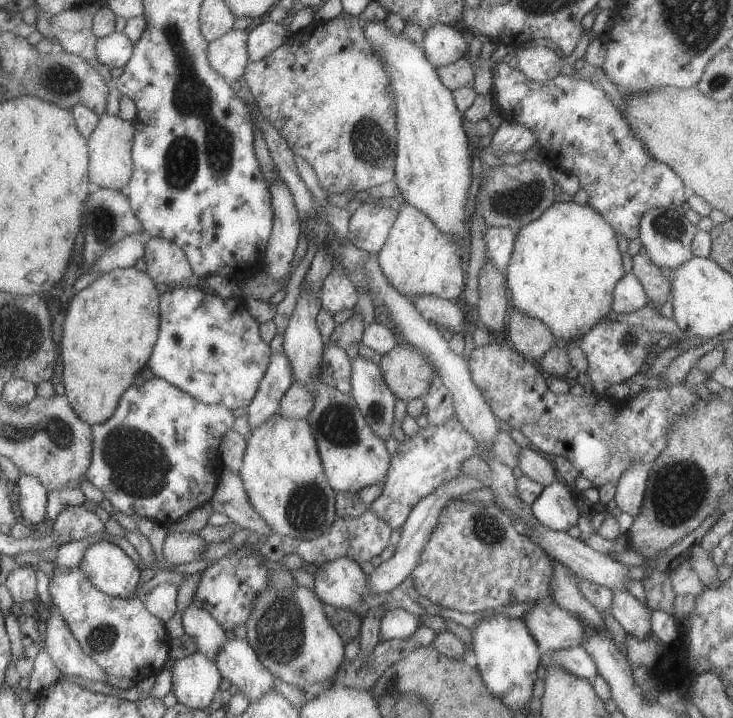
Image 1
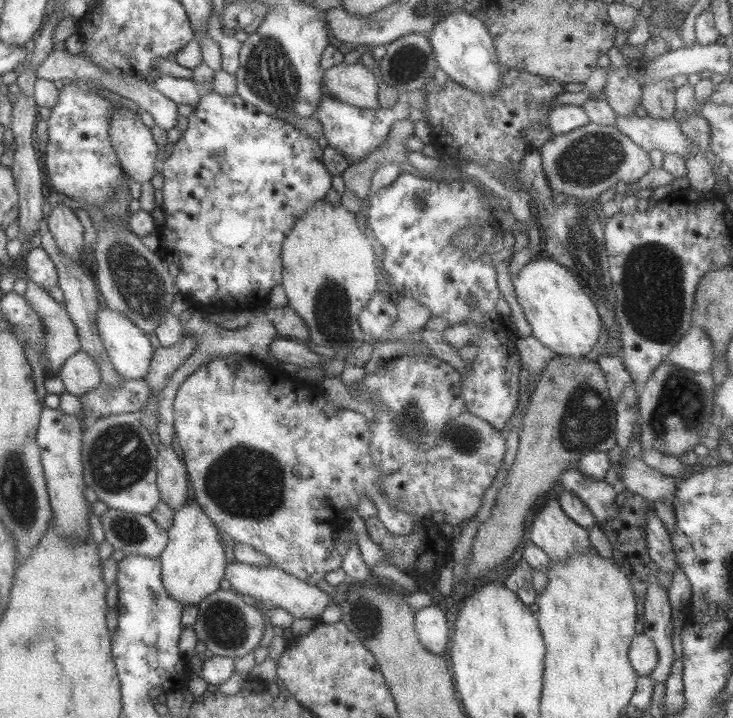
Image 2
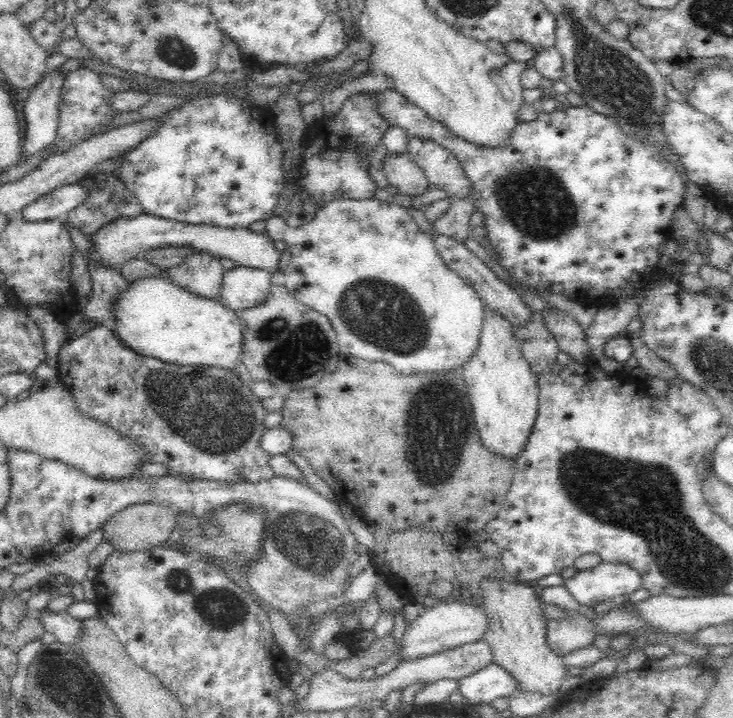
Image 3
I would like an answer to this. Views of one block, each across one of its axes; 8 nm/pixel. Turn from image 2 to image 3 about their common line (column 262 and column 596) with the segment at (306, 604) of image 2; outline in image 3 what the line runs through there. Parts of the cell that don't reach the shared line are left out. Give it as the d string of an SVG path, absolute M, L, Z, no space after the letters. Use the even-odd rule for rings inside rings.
M601 562L590 570L577 571L572 577L563 579L564 588L576 599L576 603L592 609L596 604L618 595L632 594L642 587L640 573L626 564Z

